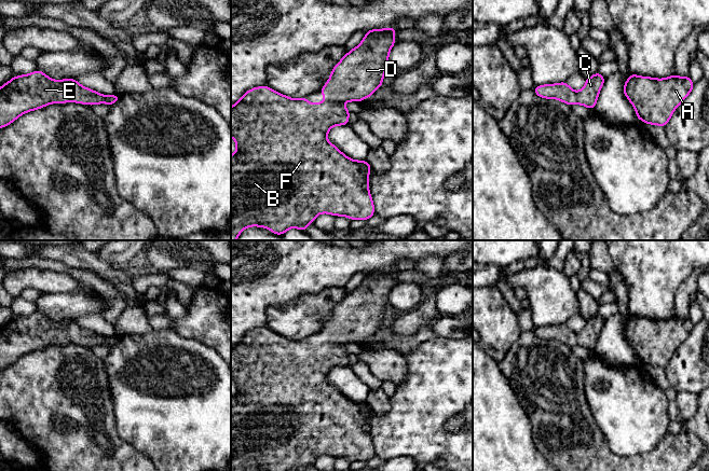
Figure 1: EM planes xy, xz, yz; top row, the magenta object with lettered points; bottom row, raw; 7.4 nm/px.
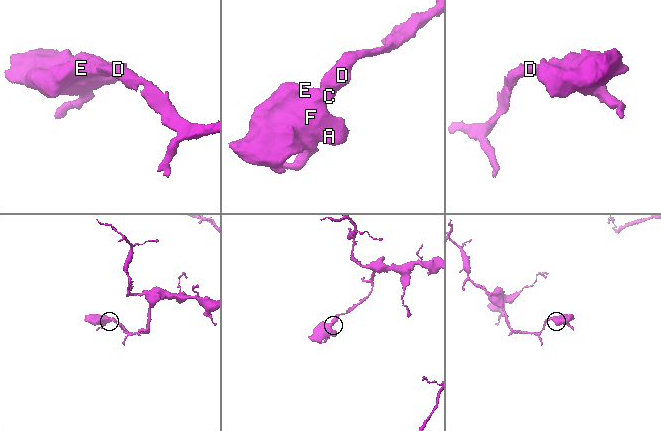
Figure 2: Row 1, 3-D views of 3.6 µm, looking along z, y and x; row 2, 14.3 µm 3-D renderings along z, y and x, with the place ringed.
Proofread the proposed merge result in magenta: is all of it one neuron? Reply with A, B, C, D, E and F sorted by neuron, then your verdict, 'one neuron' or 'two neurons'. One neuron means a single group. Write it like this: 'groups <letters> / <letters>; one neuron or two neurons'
groups A B C D E F; one neuron

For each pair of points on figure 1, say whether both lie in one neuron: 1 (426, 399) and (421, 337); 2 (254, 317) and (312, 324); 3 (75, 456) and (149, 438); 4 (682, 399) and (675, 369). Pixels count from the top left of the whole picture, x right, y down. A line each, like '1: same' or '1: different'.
1: different
2: different
3: different
4: different

